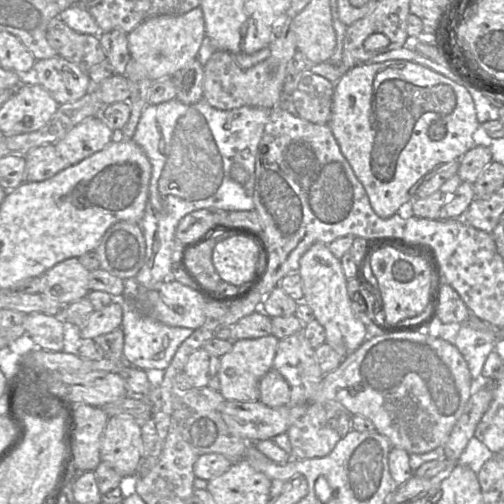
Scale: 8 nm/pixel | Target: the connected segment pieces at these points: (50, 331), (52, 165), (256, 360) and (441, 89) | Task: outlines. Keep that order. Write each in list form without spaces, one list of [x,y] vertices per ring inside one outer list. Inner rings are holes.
[[[41,312],[24,314],[24,328],[36,348],[60,352],[64,346],[64,322],[60,316]]]
[[[55,144],[33,148],[25,155],[25,182],[47,180],[71,166],[58,154]]]
[[[270,334],[255,339],[240,339],[233,342],[232,349],[222,355],[217,376],[220,381],[219,392],[225,400],[250,402],[259,400],[259,381],[273,368],[273,360],[279,339]]]
[[[389,60],[378,63],[364,63],[348,70],[335,84],[331,114],[328,125],[340,147],[341,153],[348,161],[355,176],[363,185],[372,209],[381,218],[396,214],[399,207],[409,200],[416,199],[419,188],[440,172],[444,167],[459,161],[461,157],[475,146],[474,132],[479,128],[473,98],[467,88],[452,79],[416,62],[408,60]]]

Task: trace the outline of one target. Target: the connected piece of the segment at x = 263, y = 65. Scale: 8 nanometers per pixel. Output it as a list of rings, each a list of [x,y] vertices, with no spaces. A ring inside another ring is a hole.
[[[282,15],[278,31],[270,44],[270,56],[256,65],[242,69],[227,51],[216,51],[203,66],[203,98],[214,108],[232,110],[243,106],[272,109],[277,106],[283,91],[288,62],[297,51],[292,18]]]

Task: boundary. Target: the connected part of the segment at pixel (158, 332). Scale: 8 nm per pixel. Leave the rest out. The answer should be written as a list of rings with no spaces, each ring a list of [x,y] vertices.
[[[117,298],[123,305],[121,328],[124,332],[123,359],[126,363],[143,369],[155,378],[170,365],[179,346],[193,333],[193,329],[168,326],[143,314],[124,298]]]

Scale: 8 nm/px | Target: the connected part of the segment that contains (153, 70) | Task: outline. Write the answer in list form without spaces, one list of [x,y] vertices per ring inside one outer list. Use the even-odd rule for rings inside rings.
[[[196,7],[180,15],[158,15],[145,19],[127,34],[130,57],[141,64],[151,81],[172,77],[186,64],[197,59],[205,36],[203,12]]]

